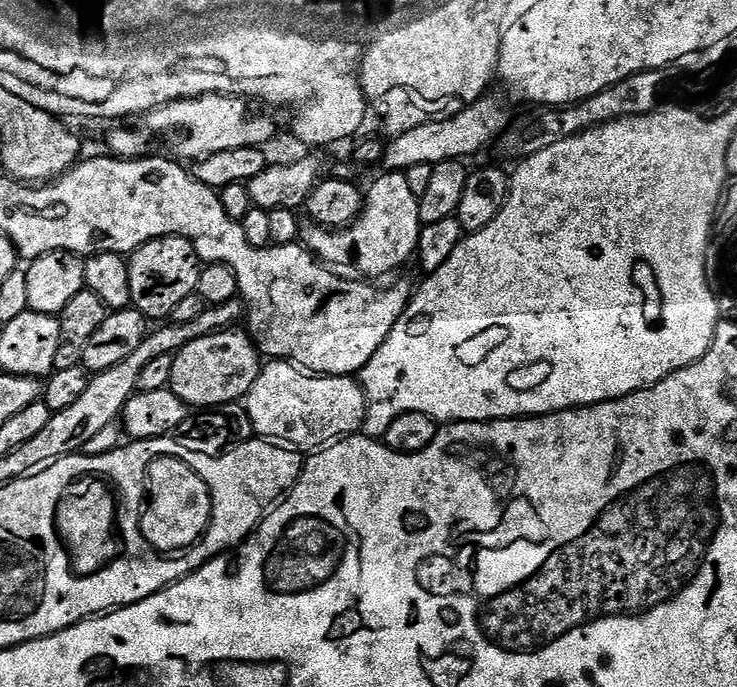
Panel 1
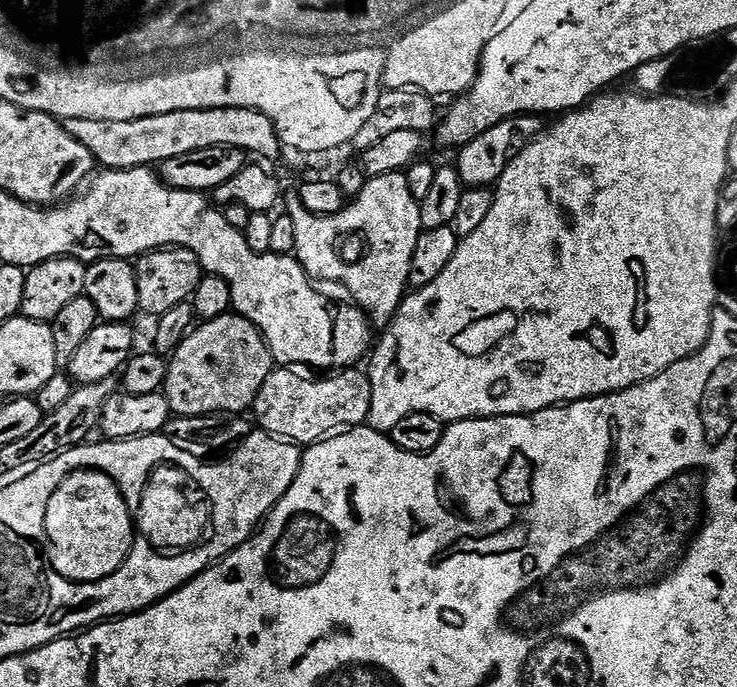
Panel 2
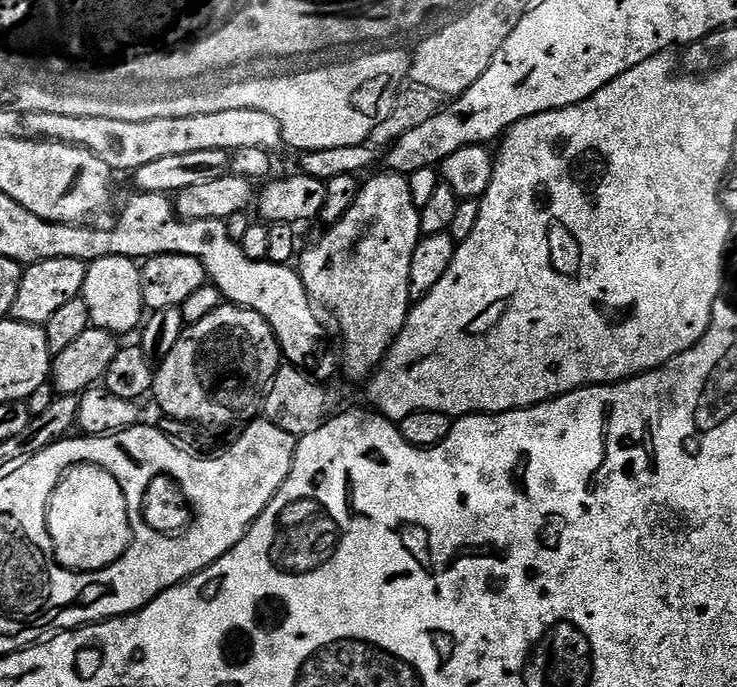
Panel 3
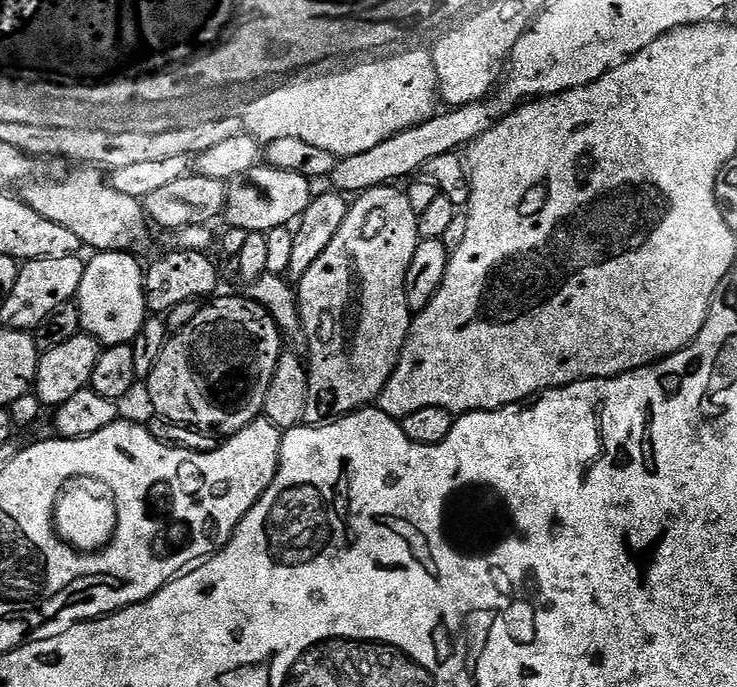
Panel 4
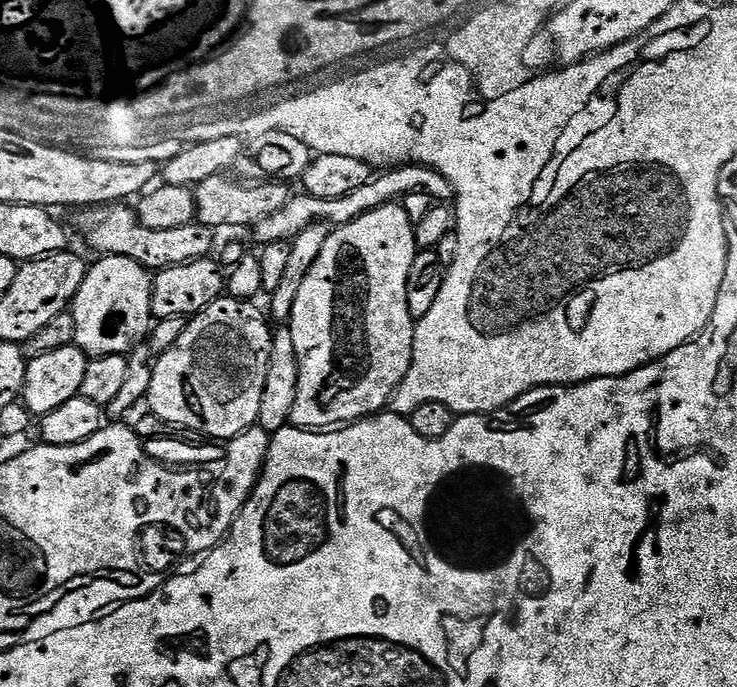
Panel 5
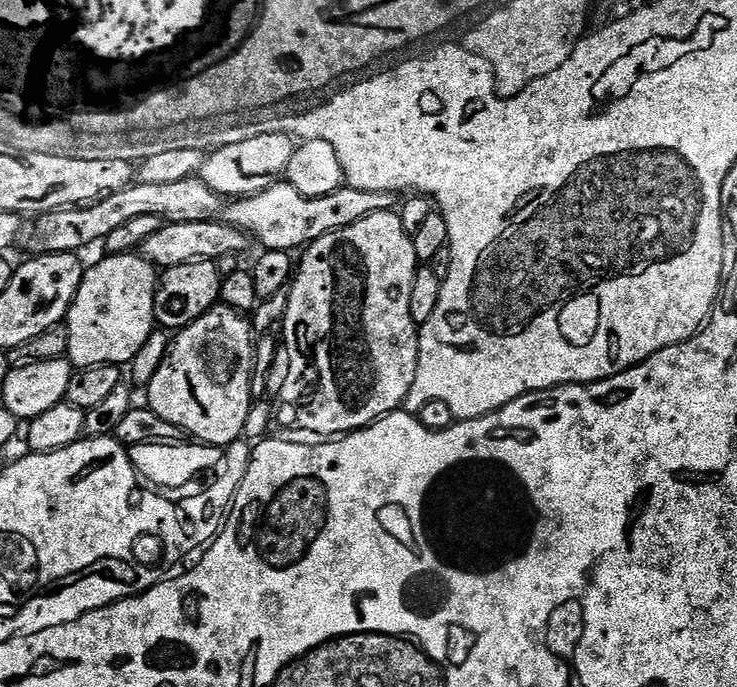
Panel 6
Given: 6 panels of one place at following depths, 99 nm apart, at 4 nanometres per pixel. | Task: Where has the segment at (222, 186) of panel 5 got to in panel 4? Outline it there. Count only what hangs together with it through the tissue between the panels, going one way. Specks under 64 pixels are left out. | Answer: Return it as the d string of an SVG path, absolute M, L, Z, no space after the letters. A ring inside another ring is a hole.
M271 166L252 168L247 175L236 176L227 181L223 223L229 228L262 233L295 225L312 202L312 184L309 177L290 170L278 170Z

